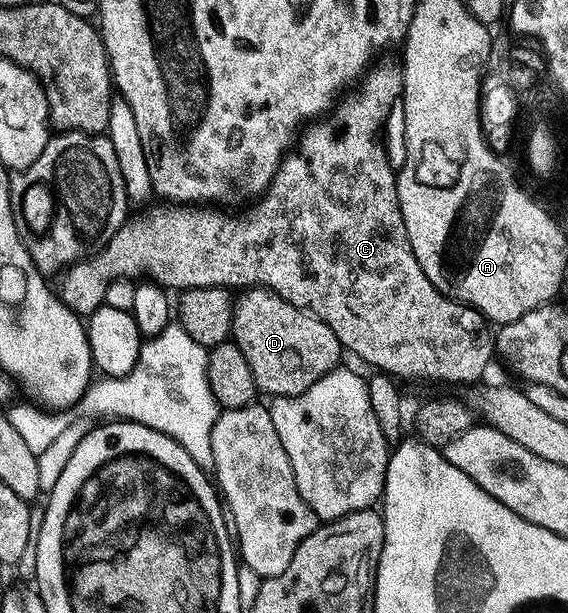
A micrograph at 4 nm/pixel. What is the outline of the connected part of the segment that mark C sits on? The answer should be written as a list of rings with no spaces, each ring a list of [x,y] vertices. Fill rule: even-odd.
[[[390,60],[384,61],[383,64],[377,64],[375,63],[361,77],[360,83],[353,89],[355,92],[351,96],[343,95],[329,114],[305,125],[296,150],[287,155],[278,168],[278,173],[272,178],[269,188],[262,193],[257,202],[251,203],[245,209],[247,212],[243,216],[229,216],[226,213],[229,211],[219,210],[214,206],[171,206],[169,203],[162,202],[159,203],[159,208],[147,207],[142,210],[147,210],[147,212],[140,213],[136,218],[127,219],[126,223],[120,226],[120,230],[116,230],[116,234],[112,234],[110,241],[95,256],[88,256],[85,260],[72,264],[65,272],[61,273],[62,285],[56,288],[56,292],[62,304],[78,316],[89,318],[107,303],[106,295],[109,294],[114,280],[132,280],[131,282],[134,282],[139,278],[149,278],[165,290],[172,290],[172,288],[178,288],[177,290],[187,288],[229,288],[231,290],[266,288],[269,292],[275,292],[280,298],[292,302],[292,306],[305,308],[316,318],[320,318],[320,322],[324,322],[332,330],[332,334],[336,334],[336,338],[349,355],[351,352],[352,355],[359,356],[364,363],[371,364],[374,367],[372,369],[379,373],[385,373],[402,382],[403,380],[435,380],[438,384],[476,383],[485,374],[490,359],[495,359],[496,356],[496,349],[492,343],[492,328],[481,312],[477,312],[468,304],[461,304],[458,300],[449,300],[440,290],[436,290],[436,286],[432,286],[432,282],[428,282],[428,274],[424,274],[424,270],[420,270],[420,262],[416,262],[416,254],[412,254],[412,246],[408,242],[408,230],[404,230],[404,218],[400,214],[396,168],[395,165],[390,165],[390,160],[386,157],[386,148],[382,145],[382,127],[385,126],[390,111],[393,108],[395,111],[396,105],[402,98],[402,66],[401,63],[394,61],[393,64]]]

